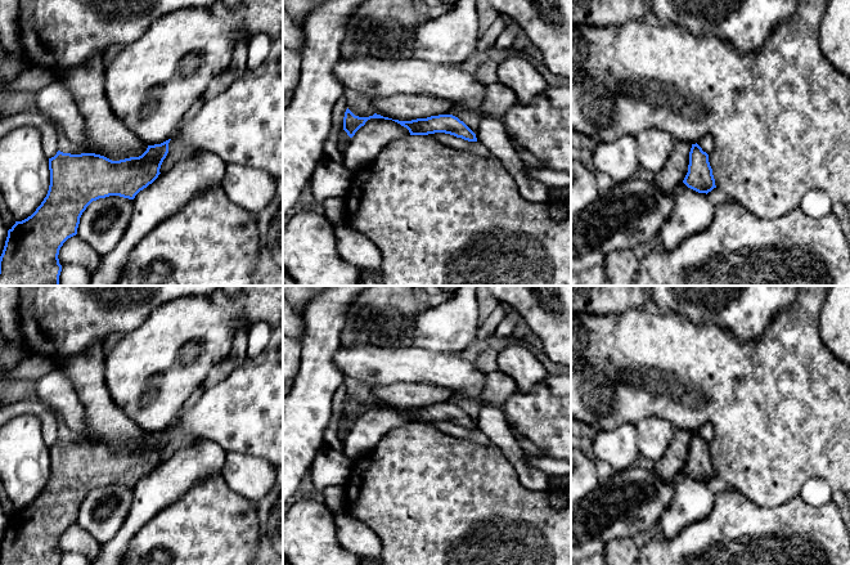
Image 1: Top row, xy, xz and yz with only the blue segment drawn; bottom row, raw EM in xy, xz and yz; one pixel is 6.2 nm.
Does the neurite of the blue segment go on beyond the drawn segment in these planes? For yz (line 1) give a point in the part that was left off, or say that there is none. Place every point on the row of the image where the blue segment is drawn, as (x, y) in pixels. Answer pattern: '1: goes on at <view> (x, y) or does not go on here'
1: does not go on here

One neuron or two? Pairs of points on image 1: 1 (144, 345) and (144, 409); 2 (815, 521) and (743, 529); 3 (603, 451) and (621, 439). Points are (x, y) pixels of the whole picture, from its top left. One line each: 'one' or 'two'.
1: one
2: one
3: one

